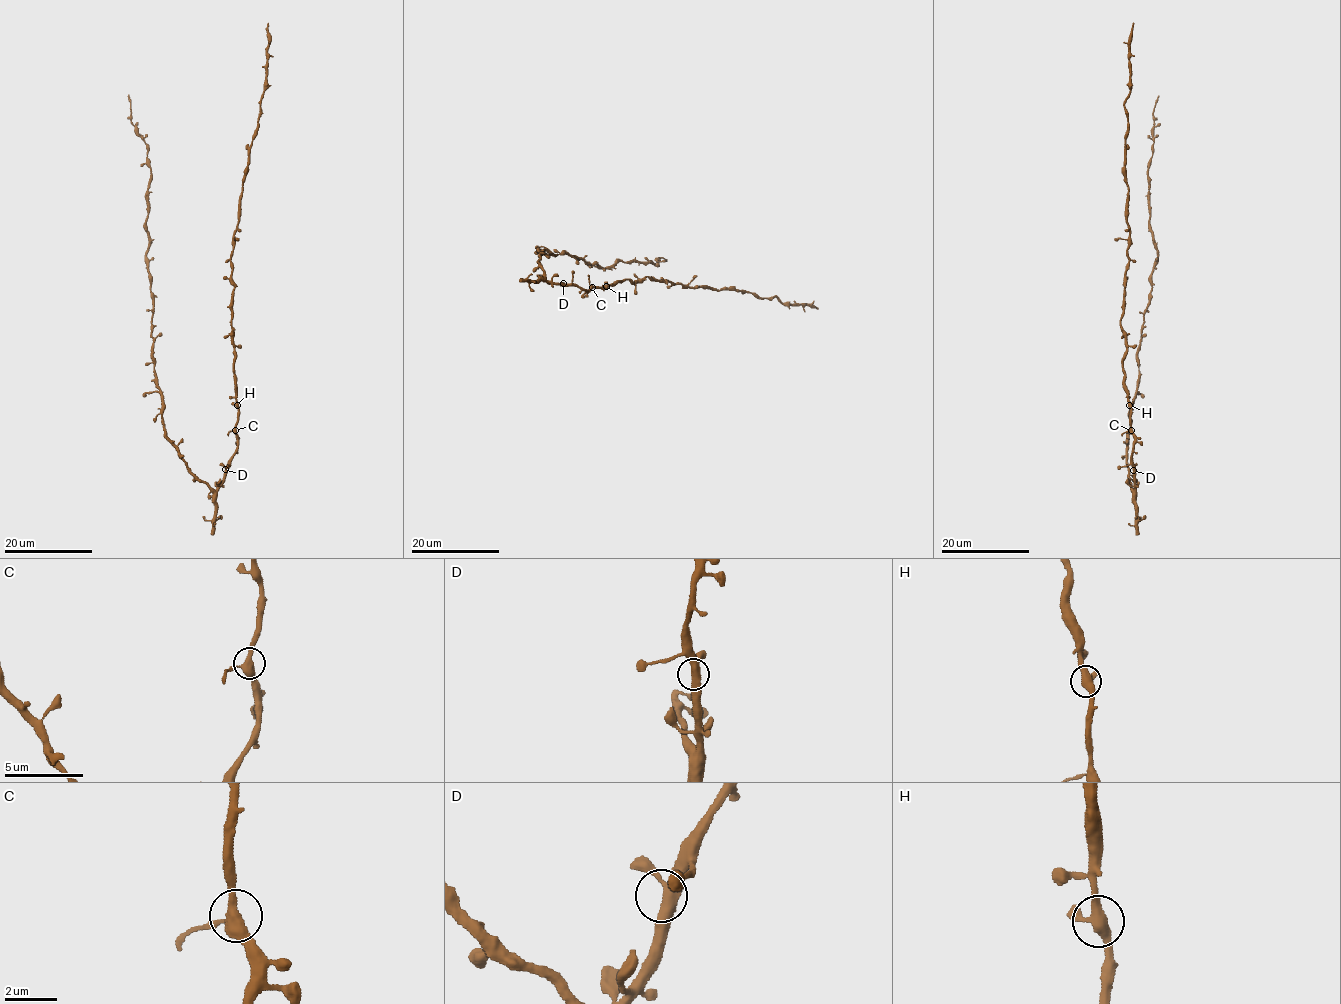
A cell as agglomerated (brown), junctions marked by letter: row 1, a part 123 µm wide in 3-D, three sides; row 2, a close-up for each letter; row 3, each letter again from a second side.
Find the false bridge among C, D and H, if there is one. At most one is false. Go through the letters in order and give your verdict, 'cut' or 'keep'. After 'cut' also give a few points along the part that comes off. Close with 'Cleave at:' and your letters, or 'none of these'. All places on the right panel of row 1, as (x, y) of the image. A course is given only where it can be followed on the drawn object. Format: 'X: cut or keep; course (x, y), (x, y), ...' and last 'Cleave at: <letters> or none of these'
C: keep
D: keep
H: keep
Cleave at: none of these

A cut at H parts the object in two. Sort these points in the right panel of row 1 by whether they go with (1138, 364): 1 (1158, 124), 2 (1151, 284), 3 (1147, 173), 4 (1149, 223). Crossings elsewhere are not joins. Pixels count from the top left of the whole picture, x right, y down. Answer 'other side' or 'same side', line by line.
1: same side
2: same side
3: same side
4: same side

